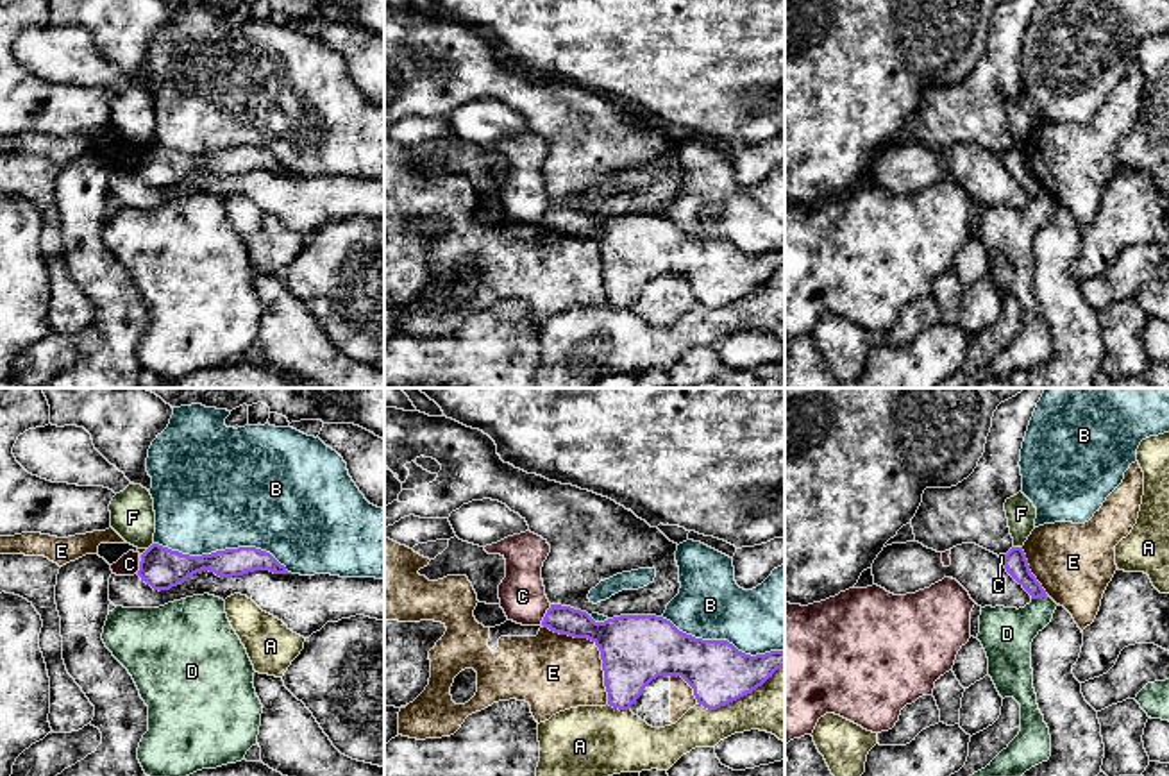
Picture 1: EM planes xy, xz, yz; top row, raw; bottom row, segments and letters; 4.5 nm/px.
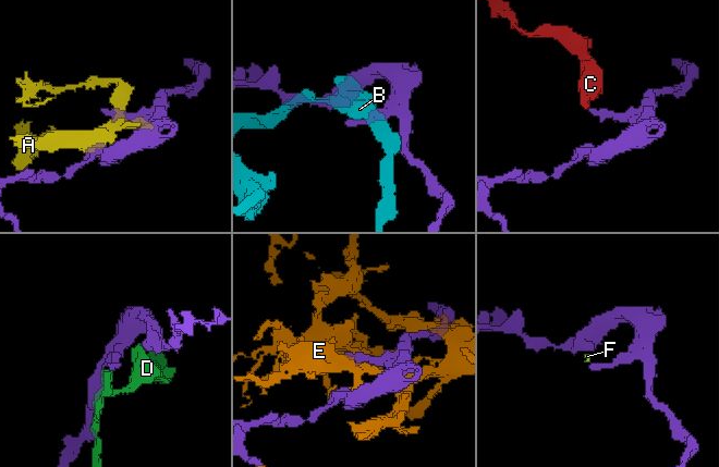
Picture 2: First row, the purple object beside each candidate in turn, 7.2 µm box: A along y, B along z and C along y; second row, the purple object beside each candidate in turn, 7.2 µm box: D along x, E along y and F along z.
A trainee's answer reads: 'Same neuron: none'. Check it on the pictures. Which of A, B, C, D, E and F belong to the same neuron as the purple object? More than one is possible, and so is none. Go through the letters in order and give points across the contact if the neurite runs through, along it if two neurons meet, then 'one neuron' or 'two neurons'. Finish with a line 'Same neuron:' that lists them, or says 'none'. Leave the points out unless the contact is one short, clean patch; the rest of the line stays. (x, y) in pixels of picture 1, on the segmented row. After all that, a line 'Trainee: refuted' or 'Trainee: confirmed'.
A: two neurons
B: two neurons
C: border xz (551, 605), (540, 623); two neurons
D: border yz (1048, 596), (1032, 599); two neurons
E: two neurons
F: border yz (1014, 546), (1021, 548); two neurons
Same neuron: none
Trainee: confirmed

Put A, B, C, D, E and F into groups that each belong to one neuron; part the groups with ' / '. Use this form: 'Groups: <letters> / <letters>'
Groups: A / B / C / D / E / F

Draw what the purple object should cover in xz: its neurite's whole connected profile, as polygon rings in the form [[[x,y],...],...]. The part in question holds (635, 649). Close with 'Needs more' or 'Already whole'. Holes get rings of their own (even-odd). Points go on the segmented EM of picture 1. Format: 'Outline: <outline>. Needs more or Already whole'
Outline: [[[551,604],[543,628],[592,640],[604,671],[608,704],[629,710],[658,676],[681,676],[699,704],[717,710],[785,667],[785,651],[745,654],[727,640],[702,640],[656,615],[620,615],[595,622],[586,612]]]. Already whole

